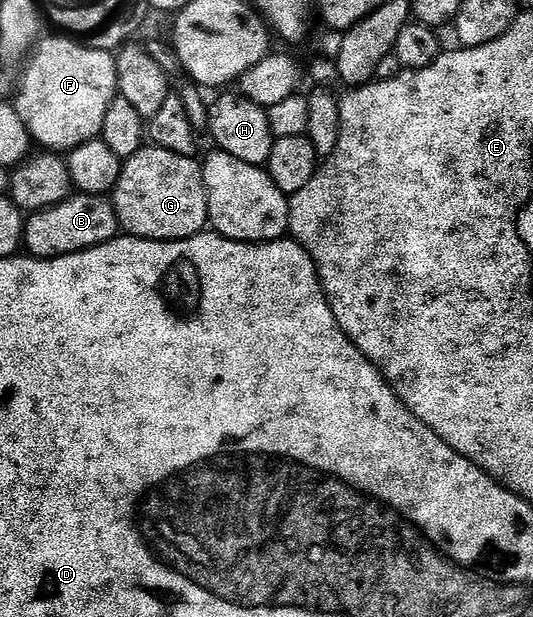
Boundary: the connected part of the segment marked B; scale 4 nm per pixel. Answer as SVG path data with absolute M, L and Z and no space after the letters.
M70 194L63 202L34 212L26 219L23 248L28 255L39 260L54 260L70 256L96 244L106 244L118 235L119 225L115 206L108 195L86 196Z

